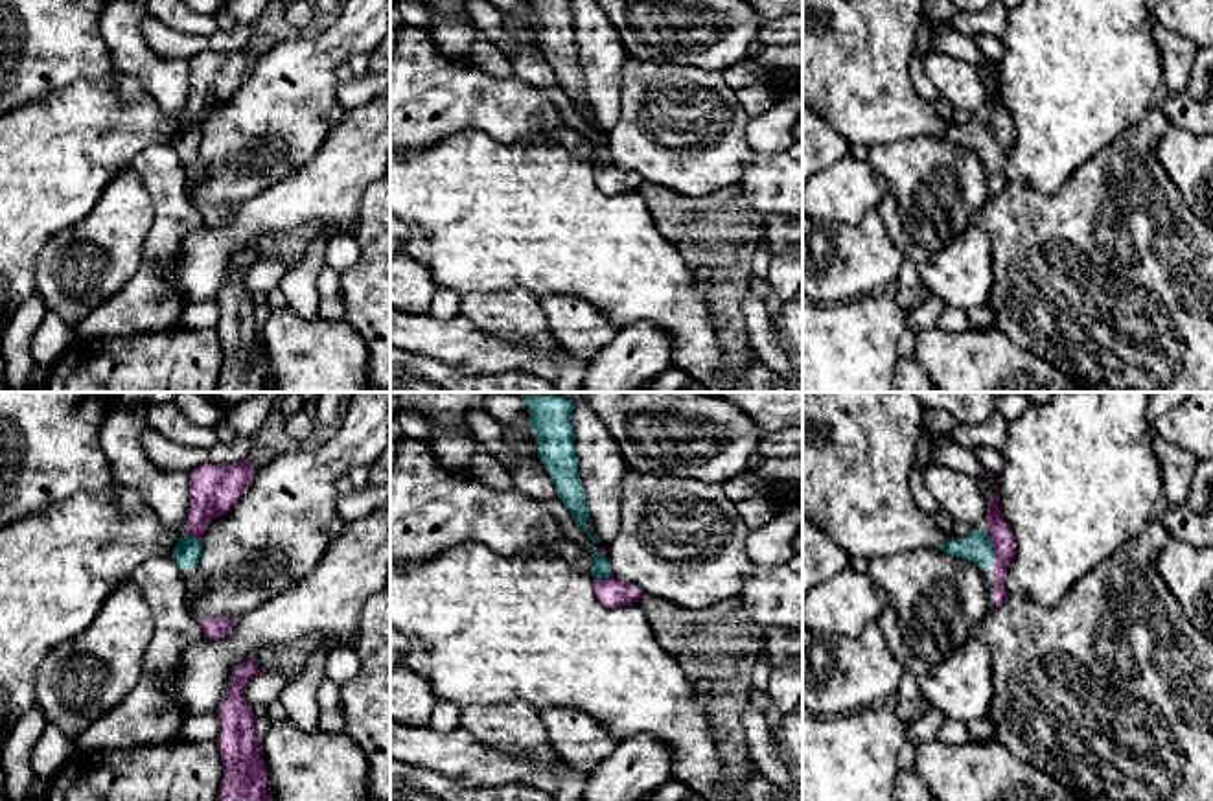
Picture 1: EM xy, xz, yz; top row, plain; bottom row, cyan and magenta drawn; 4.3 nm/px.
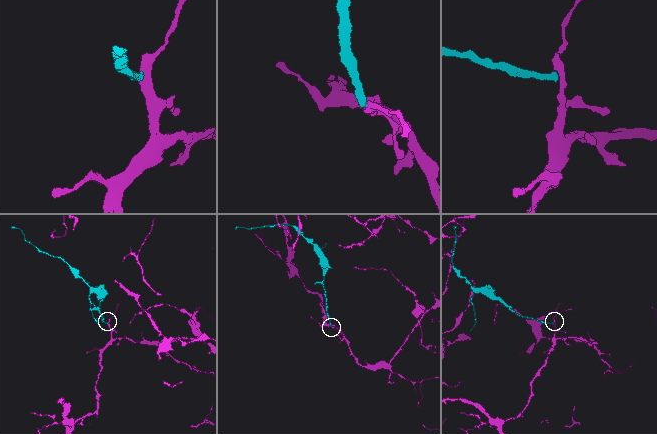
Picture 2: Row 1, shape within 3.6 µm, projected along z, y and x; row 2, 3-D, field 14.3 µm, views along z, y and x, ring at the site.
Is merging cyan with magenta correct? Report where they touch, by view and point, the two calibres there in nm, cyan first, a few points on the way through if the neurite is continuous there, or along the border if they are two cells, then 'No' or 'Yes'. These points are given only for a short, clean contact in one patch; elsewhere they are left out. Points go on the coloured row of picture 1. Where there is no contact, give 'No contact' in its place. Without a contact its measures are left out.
Touches cyan at yz (991, 545). Thickness 130 nm (cyan) against 110 nm. Path across: yz (976, 547), (991, 545), (1000, 534). Yes

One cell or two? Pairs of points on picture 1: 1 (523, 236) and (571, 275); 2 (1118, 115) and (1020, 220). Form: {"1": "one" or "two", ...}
{"1": "one", "2": "two"}

